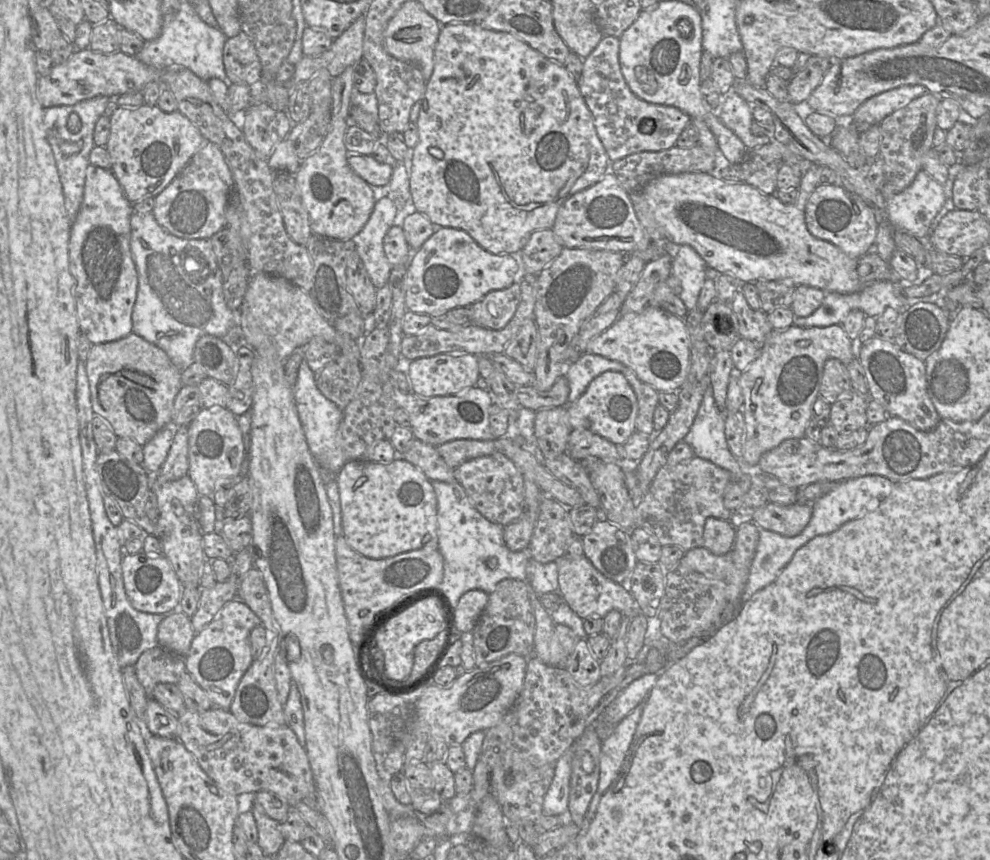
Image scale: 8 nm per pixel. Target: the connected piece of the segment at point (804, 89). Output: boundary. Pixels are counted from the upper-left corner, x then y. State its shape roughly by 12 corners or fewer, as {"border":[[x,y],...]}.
{"border":[[811,55],[787,84],[789,102],[806,101],[830,65]]}

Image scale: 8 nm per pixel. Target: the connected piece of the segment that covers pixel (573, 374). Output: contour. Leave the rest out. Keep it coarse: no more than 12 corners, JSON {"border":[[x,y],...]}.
{"border":[[584,353],[567,366],[568,404],[605,371],[623,373],[624,365]]}

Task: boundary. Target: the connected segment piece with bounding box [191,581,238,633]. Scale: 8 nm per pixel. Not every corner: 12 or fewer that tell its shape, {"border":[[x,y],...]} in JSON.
{"border":[[229,581],[201,589],[193,630],[202,631],[238,596]]}

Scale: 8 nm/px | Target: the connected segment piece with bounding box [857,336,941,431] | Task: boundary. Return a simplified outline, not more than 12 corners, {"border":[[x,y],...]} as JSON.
{"border":[[878,336],[857,348],[869,398],[921,431],[941,417],[925,361]]}

